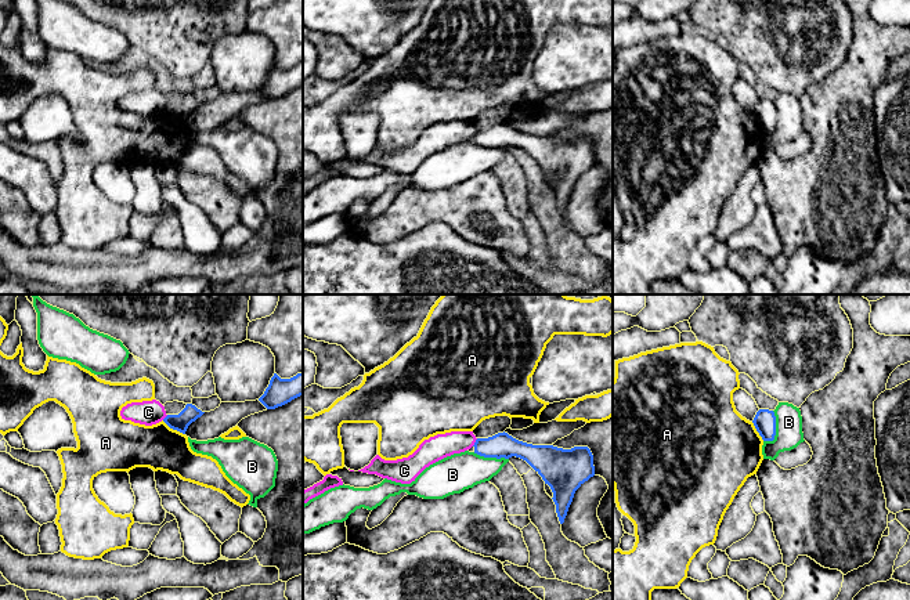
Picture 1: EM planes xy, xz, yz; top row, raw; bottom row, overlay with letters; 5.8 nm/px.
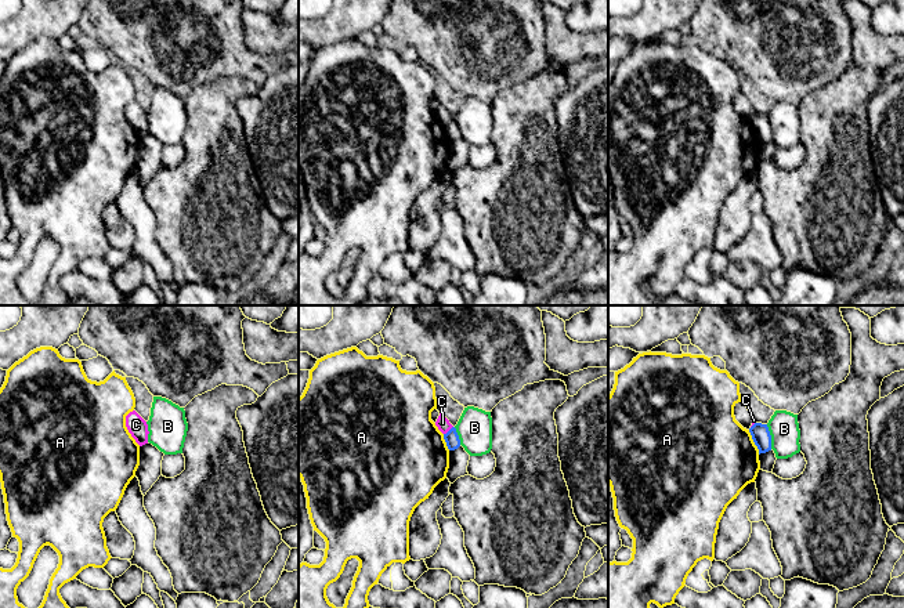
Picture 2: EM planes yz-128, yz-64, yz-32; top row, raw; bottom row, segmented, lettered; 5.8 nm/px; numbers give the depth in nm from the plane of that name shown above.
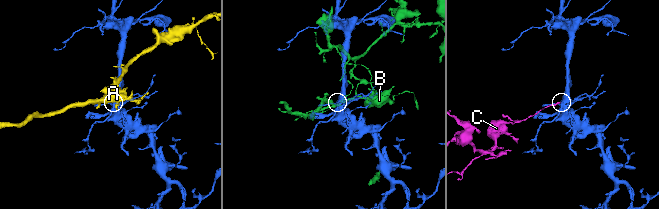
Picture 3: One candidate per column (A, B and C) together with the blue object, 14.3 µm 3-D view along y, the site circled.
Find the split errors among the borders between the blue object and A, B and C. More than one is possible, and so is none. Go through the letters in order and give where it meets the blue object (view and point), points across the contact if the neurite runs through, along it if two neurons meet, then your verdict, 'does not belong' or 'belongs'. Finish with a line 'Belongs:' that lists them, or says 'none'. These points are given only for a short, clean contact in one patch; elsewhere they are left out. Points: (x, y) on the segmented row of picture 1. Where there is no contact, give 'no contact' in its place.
A: xy (173, 429) | does not belong
B: yz (775, 430) | does not belong
C: xz (475, 443) | along xz (477, 438), (472, 445) | does not belong
Belongs: none

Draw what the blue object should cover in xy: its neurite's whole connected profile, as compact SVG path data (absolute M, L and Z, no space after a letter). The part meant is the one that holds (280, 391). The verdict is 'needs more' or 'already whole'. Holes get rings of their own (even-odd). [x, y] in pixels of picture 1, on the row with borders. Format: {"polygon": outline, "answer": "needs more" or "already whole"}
{"polygon": "M303 372L290 379L281 379L277 373L259 401L267 409L275 409L303 395Z", "answer": "already whole"}

